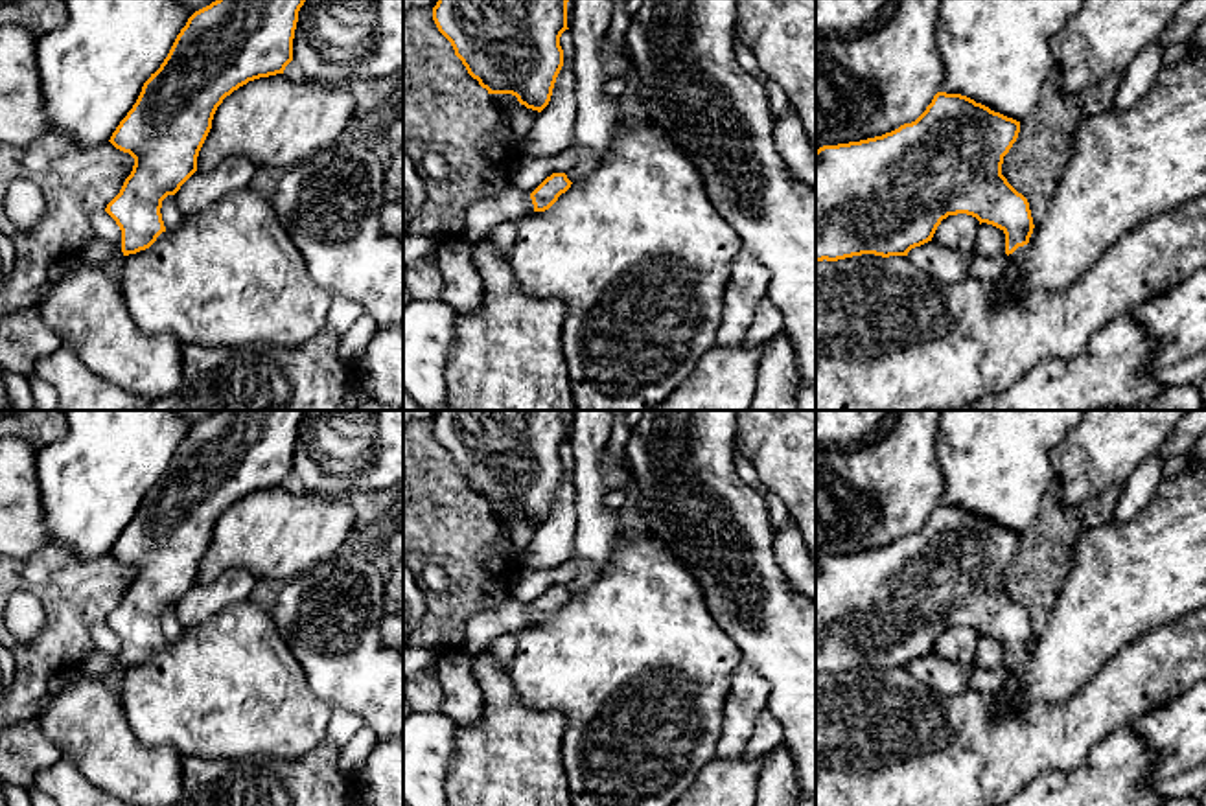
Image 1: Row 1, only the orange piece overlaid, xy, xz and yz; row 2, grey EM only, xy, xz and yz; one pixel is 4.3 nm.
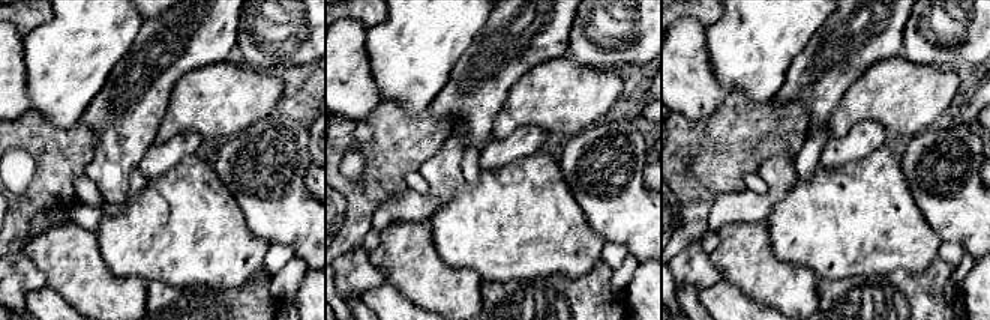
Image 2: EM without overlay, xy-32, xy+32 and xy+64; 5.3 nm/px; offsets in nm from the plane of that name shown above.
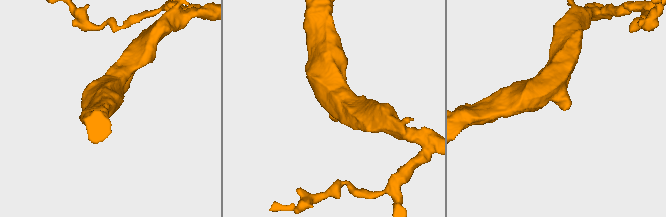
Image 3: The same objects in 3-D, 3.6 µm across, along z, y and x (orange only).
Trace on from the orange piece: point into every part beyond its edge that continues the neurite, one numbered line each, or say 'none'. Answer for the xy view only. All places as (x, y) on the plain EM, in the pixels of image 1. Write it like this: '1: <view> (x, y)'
1: xy (98, 663)

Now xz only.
1: xz (510, 617)

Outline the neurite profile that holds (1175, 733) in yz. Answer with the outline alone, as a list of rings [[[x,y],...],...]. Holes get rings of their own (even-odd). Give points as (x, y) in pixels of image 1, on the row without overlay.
[[[1206,681],[1182,697],[1131,723],[1156,754],[1153,782],[1173,778],[1206,762]]]

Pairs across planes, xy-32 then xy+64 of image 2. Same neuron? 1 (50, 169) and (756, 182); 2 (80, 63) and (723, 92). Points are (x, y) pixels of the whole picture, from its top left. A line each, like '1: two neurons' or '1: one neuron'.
1: two neurons
2: two neurons

